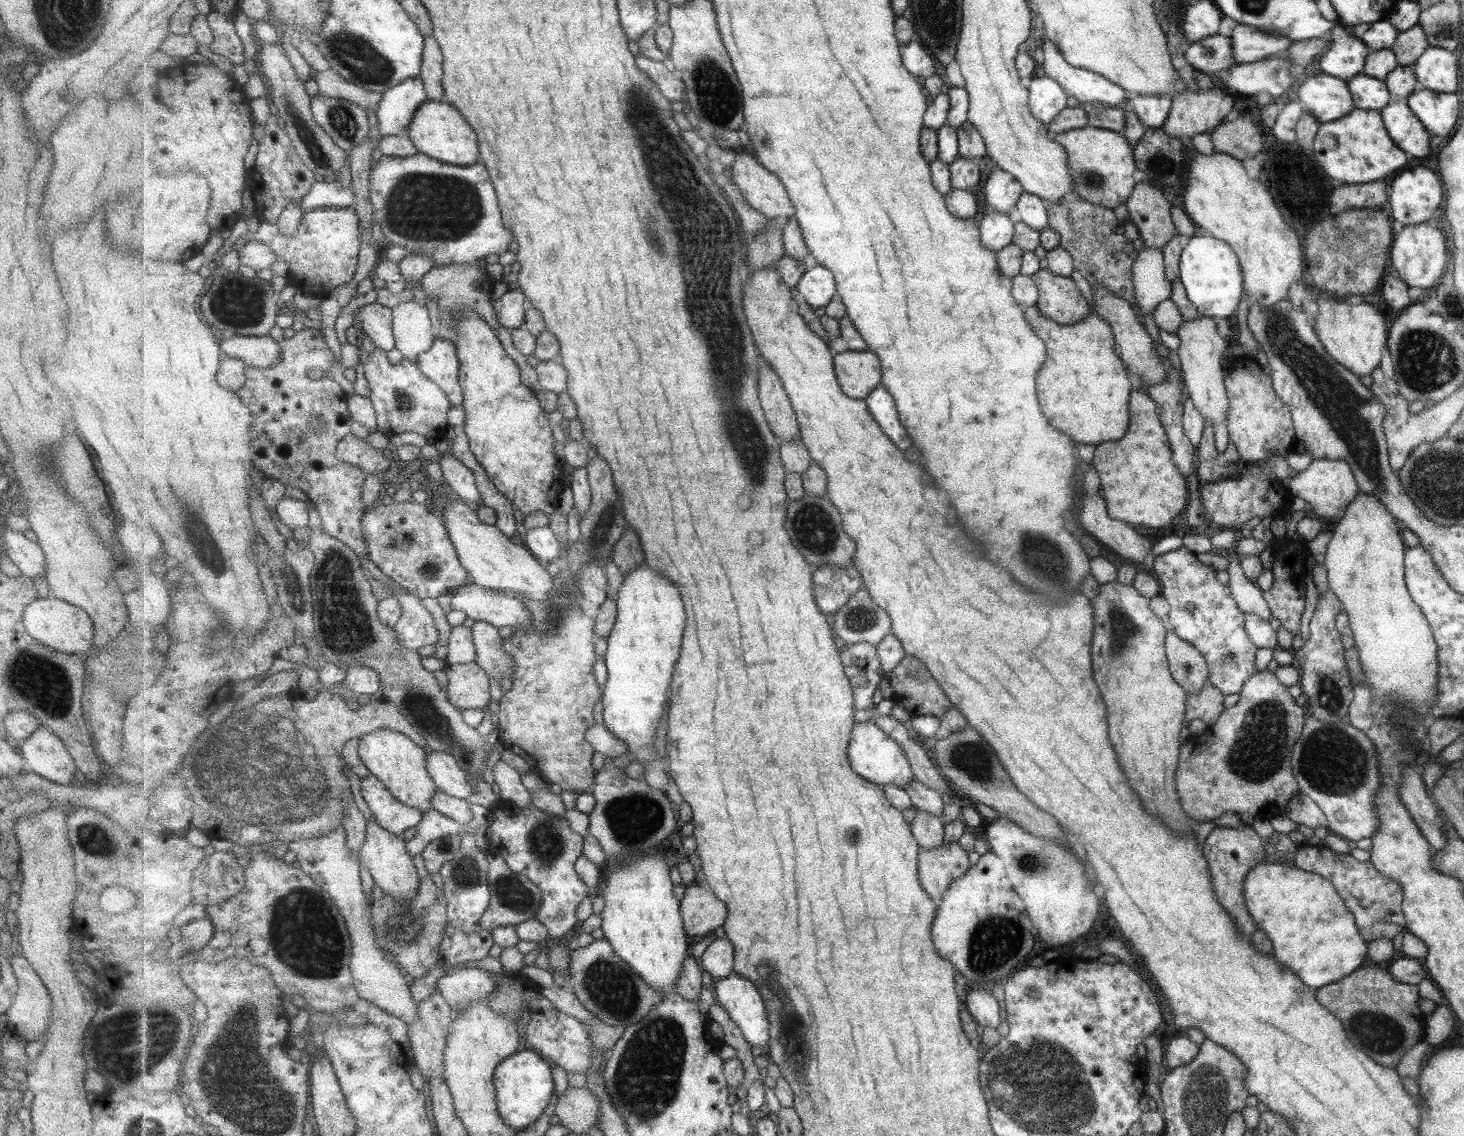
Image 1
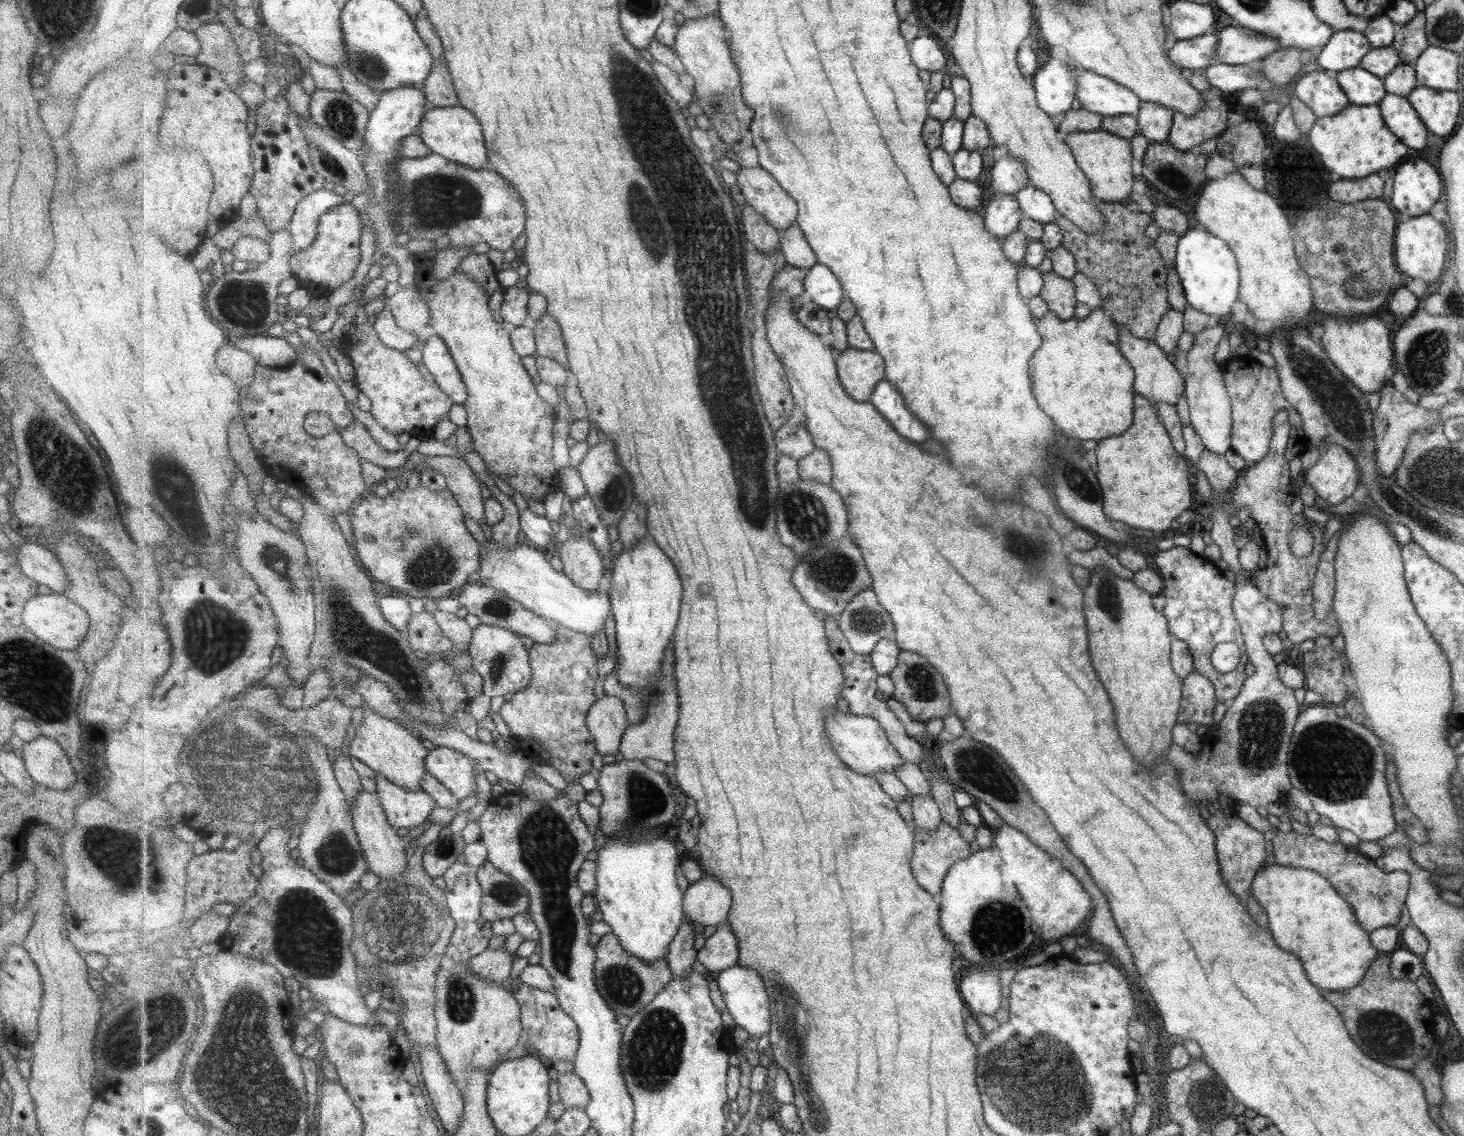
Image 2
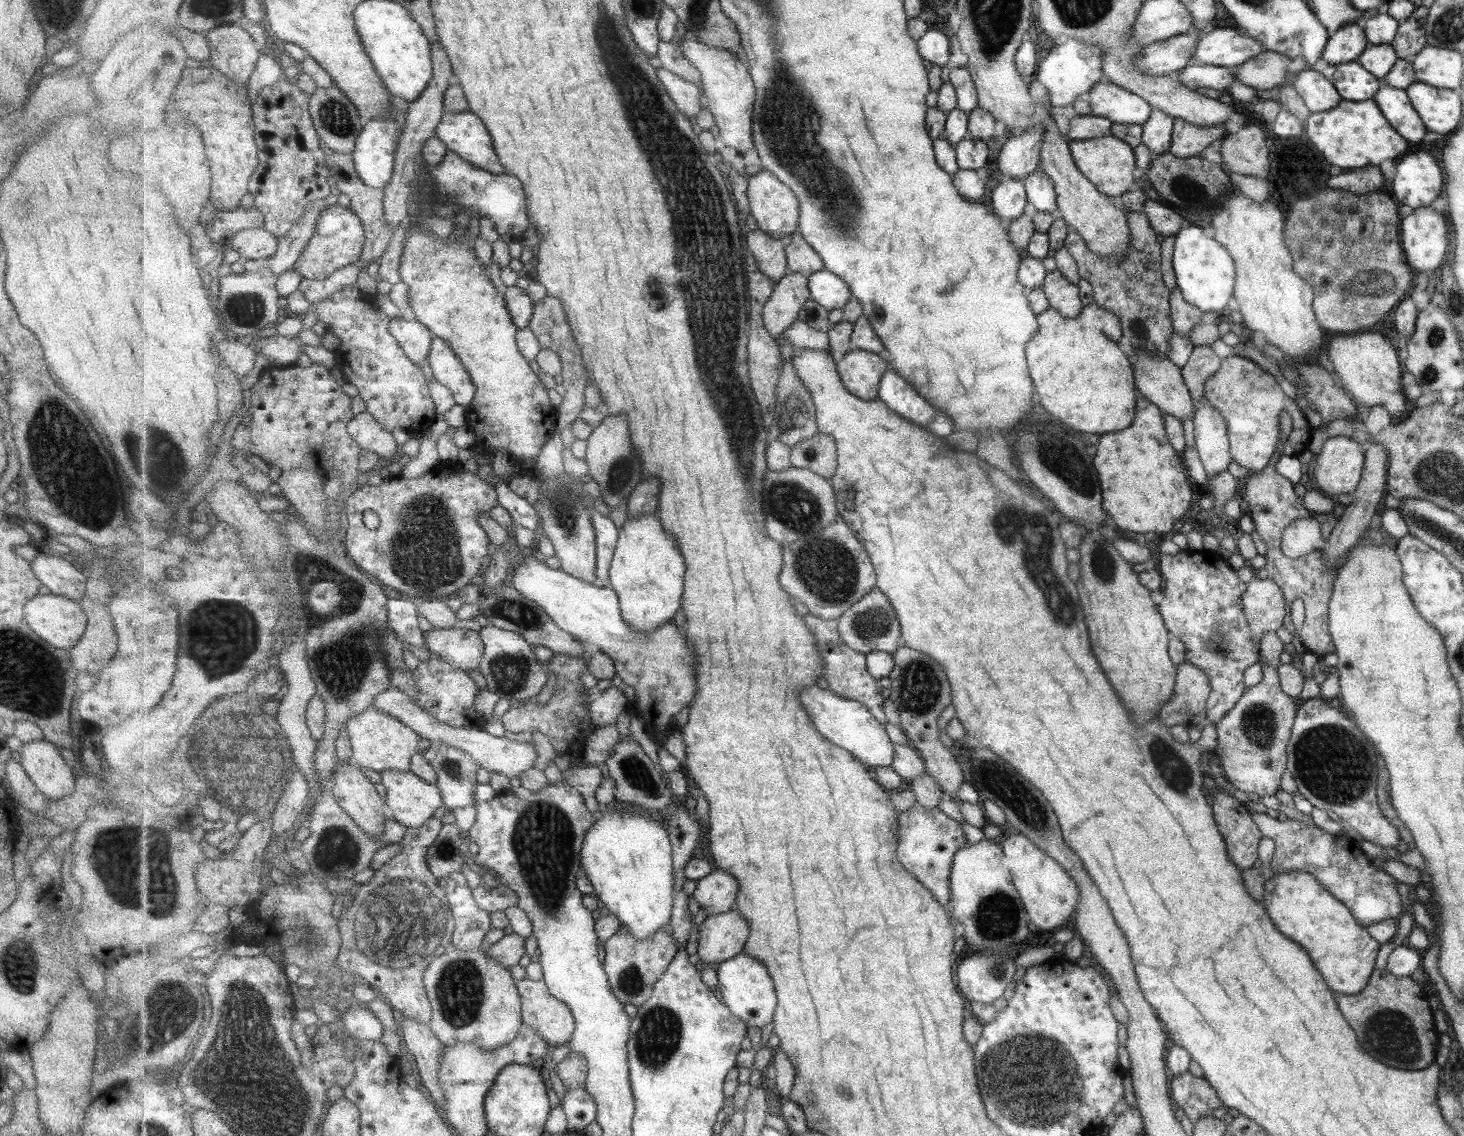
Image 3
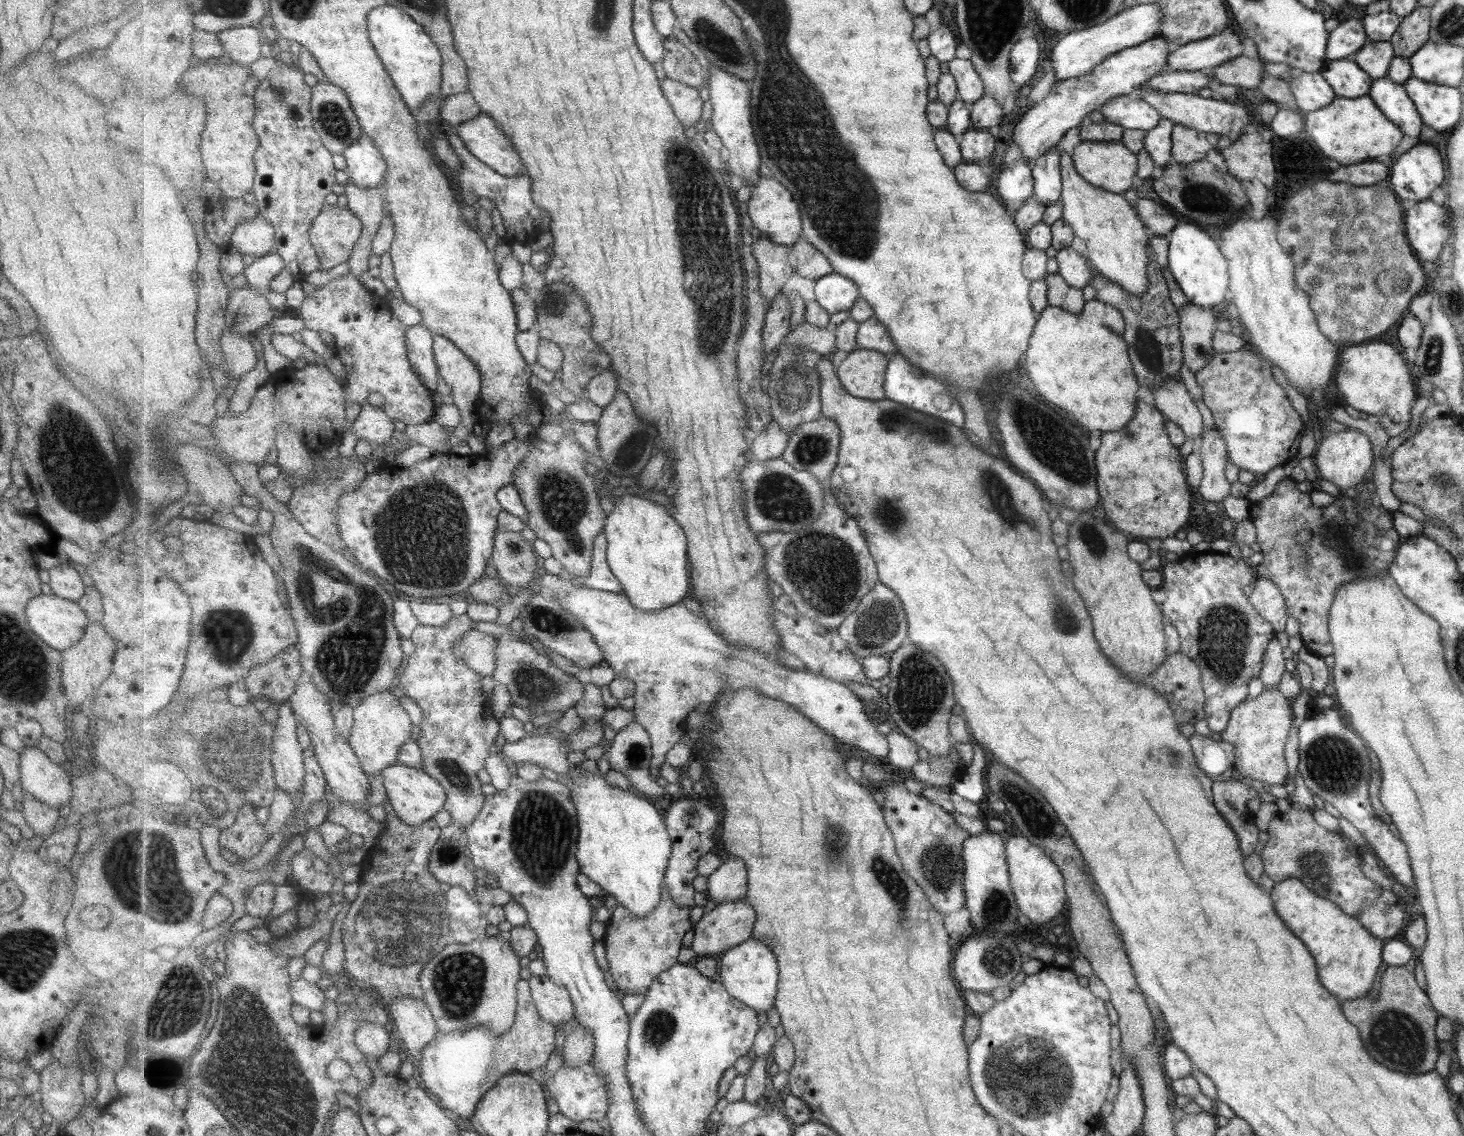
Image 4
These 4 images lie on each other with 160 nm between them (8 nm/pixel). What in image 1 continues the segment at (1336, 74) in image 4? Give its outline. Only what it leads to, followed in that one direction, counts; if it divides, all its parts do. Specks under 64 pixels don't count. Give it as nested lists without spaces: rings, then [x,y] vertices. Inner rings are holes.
[[[1361,72],[1346,83],[1353,97],[1354,108],[1381,112],[1389,103],[1390,92],[1387,92],[1388,88],[1384,81],[1375,80],[1375,77],[1365,76]]]

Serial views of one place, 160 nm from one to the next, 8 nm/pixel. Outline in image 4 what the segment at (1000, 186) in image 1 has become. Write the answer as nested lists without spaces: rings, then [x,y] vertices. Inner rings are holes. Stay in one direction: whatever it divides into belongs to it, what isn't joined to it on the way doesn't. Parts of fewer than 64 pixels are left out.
[[[1155,37],[1108,56],[1094,67],[1090,74],[1053,84],[1042,102],[1027,109],[1015,123],[1010,144],[1017,146],[1020,156],[1027,161],[1034,161],[1038,156],[1053,149],[1066,130],[1079,127],[1085,114],[1101,107],[1106,100],[1113,99],[1114,96],[1136,93],[1152,76],[1166,67],[1172,47],[1167,40]]]

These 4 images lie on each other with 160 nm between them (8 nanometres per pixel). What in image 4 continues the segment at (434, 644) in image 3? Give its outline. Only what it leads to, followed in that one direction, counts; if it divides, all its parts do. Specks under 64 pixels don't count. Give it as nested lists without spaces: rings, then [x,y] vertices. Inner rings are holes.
[[[471,629],[454,644],[454,655],[462,657],[467,665],[483,677],[493,677],[497,668],[496,642],[497,636]]]

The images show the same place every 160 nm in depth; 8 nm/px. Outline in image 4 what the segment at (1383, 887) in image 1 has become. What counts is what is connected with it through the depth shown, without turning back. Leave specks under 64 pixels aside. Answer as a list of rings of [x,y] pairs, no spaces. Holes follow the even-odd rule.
[[[1282,806],[1275,818],[1271,819],[1265,831],[1268,839],[1261,850],[1260,858],[1263,872],[1273,883],[1279,883],[1289,878],[1299,880],[1310,892],[1334,902],[1343,913],[1351,917],[1355,917],[1361,911],[1364,902],[1377,900],[1379,893],[1382,892],[1381,886],[1363,876],[1363,872],[1359,868],[1357,848],[1341,832],[1333,834],[1333,831],[1323,830],[1321,826],[1317,826],[1311,818],[1310,810],[1297,810]]]

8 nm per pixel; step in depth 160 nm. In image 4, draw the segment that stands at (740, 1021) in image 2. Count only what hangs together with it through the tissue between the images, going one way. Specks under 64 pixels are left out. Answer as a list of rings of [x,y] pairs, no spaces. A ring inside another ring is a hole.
[[[752,937],[747,942],[727,951],[721,961],[720,978],[731,996],[743,1001],[743,1004],[754,1008],[758,1013],[769,1012],[771,1008],[776,1008],[780,966],[778,956],[770,945]]]

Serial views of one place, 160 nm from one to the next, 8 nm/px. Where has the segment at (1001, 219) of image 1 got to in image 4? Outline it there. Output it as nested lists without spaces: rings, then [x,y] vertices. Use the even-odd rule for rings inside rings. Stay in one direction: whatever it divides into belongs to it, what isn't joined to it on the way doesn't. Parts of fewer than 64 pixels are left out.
[[[1020,156],[1010,168],[1001,168],[997,175],[997,184],[993,189],[1005,205],[1006,212],[1013,215],[1033,192],[1028,161]]]

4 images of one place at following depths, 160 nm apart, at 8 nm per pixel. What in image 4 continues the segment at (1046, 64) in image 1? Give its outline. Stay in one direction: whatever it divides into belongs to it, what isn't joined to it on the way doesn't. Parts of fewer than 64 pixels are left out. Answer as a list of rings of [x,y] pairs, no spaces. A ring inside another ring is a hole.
[[[1119,95],[1106,100],[1097,108],[1105,121],[1119,125],[1123,129],[1150,131],[1157,126],[1161,115],[1137,95]]]

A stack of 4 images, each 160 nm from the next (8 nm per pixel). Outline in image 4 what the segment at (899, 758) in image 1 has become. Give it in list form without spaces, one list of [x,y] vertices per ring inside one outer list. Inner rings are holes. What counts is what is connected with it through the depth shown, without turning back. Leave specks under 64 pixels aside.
[[[542,572],[540,586],[550,588],[554,602],[564,608],[571,616],[576,616],[580,622],[595,637],[595,643],[601,647],[606,661],[618,676],[633,680],[636,684],[635,718],[650,733],[654,747],[652,760],[652,775],[661,776],[662,765],[666,763],[667,753],[680,742],[684,734],[685,720],[691,711],[701,703],[711,703],[727,689],[743,687],[758,688],[763,694],[792,704],[799,712],[808,716],[827,733],[838,738],[838,741],[857,746],[885,762],[890,753],[890,740],[877,730],[877,724],[871,722],[867,716],[864,701],[851,690],[849,685],[835,682],[826,676],[806,671],[793,671],[785,667],[781,661],[771,660],[765,652],[759,652],[749,647],[731,647],[721,633],[711,628],[706,616],[693,613],[680,602],[669,608],[660,608],[652,612],[639,610],[631,604],[630,598],[623,593],[597,590],[594,588],[574,585],[575,578],[561,573],[559,575]]]

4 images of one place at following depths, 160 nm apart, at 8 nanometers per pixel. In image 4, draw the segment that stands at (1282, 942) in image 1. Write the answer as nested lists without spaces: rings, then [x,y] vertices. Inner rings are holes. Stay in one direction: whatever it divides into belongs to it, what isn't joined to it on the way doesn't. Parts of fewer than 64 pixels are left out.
[[[1289,878],[1275,883],[1271,896],[1275,896],[1275,908],[1279,908],[1279,916],[1287,920],[1287,928],[1307,944],[1319,968],[1317,976],[1321,986],[1341,1002],[1365,997],[1382,962],[1385,941],[1375,937],[1355,917],[1343,913],[1334,902],[1310,892],[1299,880]]]

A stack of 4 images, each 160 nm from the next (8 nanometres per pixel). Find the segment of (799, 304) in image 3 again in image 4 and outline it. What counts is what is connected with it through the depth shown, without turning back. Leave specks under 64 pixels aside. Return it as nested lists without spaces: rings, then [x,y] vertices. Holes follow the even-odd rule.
[[[781,293],[770,302],[764,327],[764,352],[769,354],[784,344],[792,330],[793,305],[789,295]]]

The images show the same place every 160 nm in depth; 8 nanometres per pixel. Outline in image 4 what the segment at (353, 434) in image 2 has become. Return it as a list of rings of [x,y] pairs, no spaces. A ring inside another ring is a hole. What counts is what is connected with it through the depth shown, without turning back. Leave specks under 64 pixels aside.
[[[365,403],[359,418],[350,424],[350,429],[357,439],[367,441],[378,453],[393,438],[395,424],[383,407]]]

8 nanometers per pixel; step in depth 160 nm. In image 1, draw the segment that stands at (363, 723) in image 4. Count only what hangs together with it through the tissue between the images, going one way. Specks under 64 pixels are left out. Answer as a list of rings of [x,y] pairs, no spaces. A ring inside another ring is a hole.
[[[391,729],[366,734],[359,740],[358,747],[358,756],[364,765],[383,781],[395,798],[407,806],[418,808],[423,814],[432,809],[434,796],[439,791],[438,784],[428,771],[429,753],[405,733]]]

